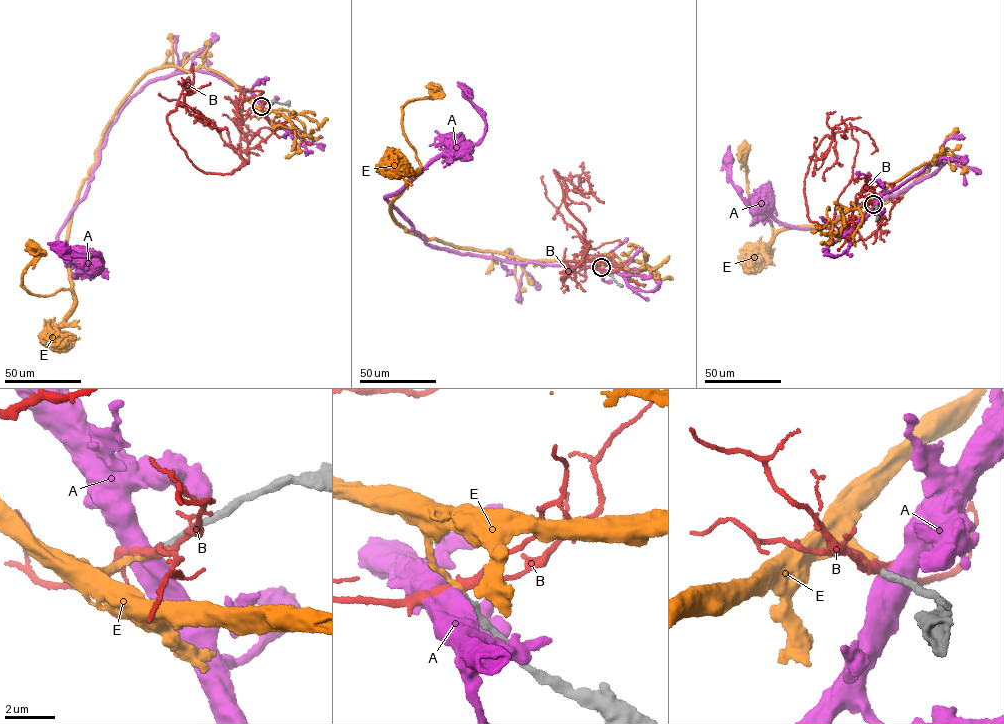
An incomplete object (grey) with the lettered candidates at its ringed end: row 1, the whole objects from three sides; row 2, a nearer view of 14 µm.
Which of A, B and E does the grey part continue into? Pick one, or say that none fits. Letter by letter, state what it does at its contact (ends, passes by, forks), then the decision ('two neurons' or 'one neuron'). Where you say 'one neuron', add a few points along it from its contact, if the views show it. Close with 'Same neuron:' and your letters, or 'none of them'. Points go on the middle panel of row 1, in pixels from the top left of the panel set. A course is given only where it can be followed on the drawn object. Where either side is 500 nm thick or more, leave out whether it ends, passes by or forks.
A: two neurons
B: it forks there; two neurons
E: it ends there; one neuron; it runs (601, 267), (458, 248), (396, 222), (390, 205), (421, 168), (405, 136), (402, 107), (434, 89)
Same neuron: E

